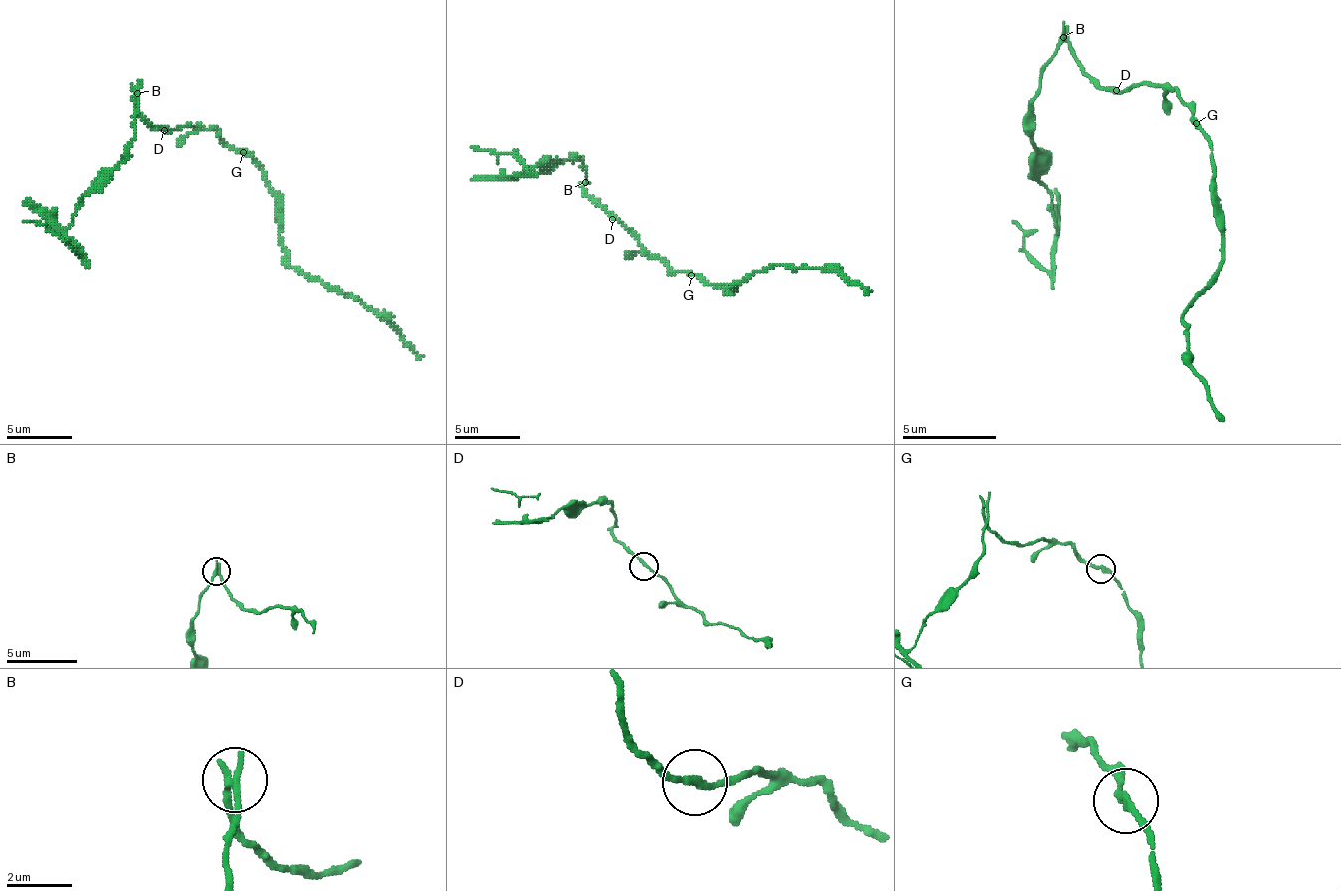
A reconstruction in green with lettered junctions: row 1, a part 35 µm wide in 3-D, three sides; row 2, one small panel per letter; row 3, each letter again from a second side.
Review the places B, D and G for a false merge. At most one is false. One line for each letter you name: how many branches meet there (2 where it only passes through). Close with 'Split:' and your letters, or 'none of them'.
B: branches 2
Split: B

